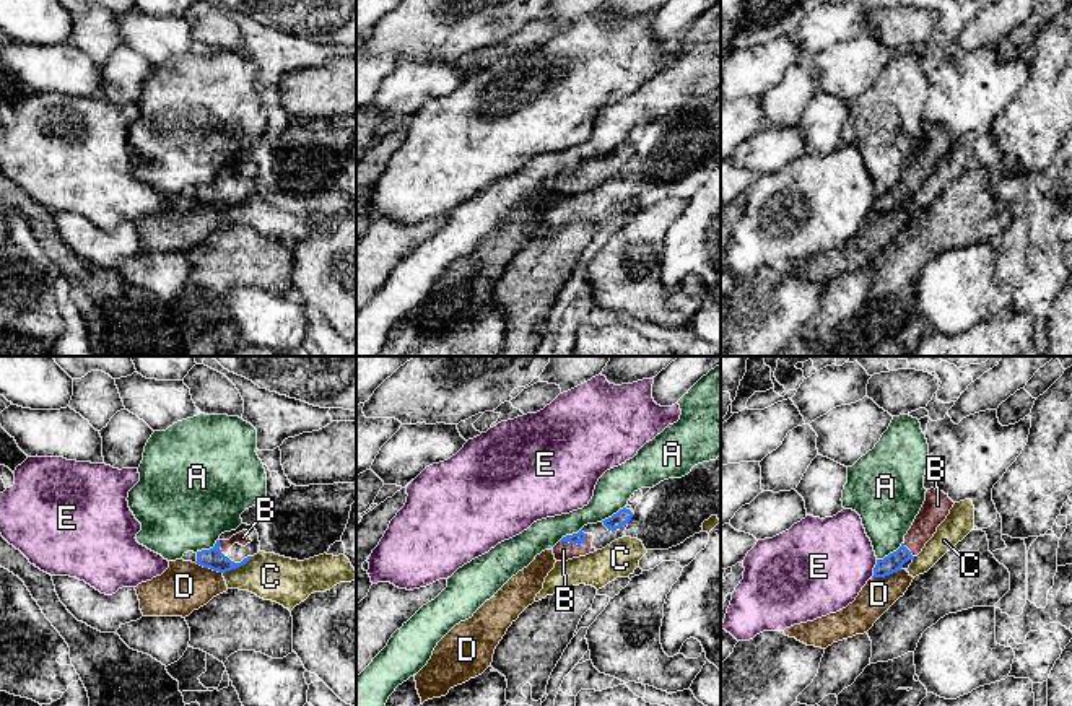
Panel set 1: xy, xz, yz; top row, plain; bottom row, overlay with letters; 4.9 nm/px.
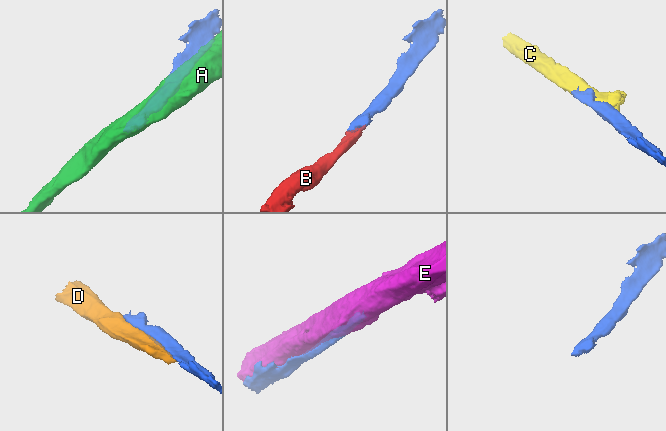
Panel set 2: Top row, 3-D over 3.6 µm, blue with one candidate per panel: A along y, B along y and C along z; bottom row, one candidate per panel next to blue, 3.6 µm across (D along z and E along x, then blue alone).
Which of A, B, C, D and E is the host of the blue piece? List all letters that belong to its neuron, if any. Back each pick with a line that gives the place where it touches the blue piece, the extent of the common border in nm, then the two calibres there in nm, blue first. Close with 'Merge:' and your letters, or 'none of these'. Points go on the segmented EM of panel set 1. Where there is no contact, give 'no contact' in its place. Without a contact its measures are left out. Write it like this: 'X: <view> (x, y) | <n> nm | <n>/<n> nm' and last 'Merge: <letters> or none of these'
B: xz (575, 542) | 140 nm | 60/100 nm
Merge: B

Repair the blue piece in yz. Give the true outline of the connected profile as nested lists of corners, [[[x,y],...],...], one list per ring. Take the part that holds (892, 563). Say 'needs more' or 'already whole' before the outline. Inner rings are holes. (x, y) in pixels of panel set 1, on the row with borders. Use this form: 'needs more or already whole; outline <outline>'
needs more; outline [[[935,488],[927,490],[926,501],[904,535],[904,542],[896,551],[883,560],[877,560],[872,577],[890,576],[901,571],[906,561],[914,560],[934,537],[937,527],[947,519],[953,504],[955,503],[943,491]]]

